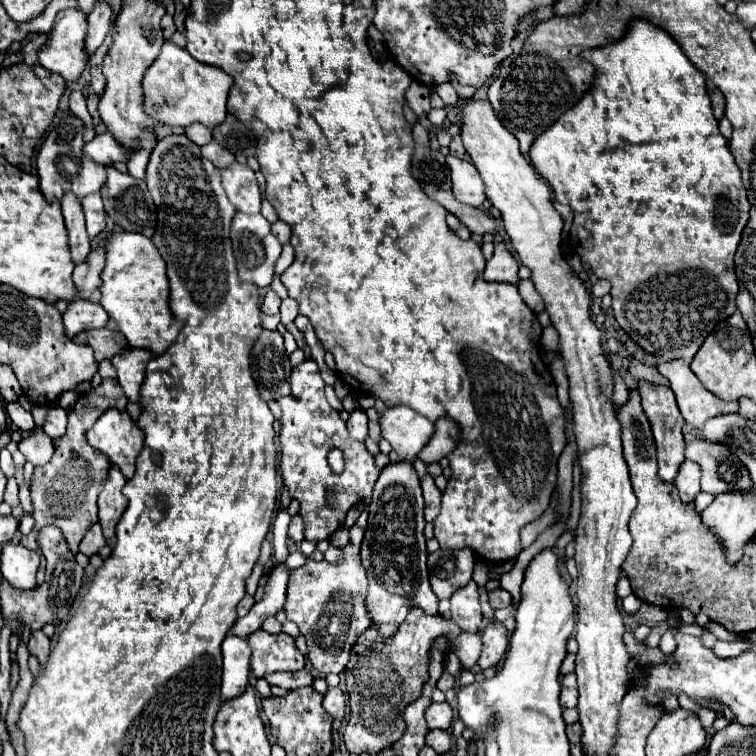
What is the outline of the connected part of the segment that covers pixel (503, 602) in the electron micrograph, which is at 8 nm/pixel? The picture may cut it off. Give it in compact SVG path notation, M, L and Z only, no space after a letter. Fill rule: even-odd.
M493 589L489 591L489 603L493 609L503 609L511 603L511 595L505 589Z

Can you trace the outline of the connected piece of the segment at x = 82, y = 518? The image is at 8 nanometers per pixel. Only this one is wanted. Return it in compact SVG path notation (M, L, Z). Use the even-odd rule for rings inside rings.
M103 379L97 389L91 389L89 393L81 395L75 407L69 411L69 425L67 433L59 439L55 439L55 455L47 465L35 467L33 479L31 479L31 501L33 501L33 517L35 527L29 535L21 537L21 543L33 551L39 553L37 547L37 535L41 527L55 525L63 531L67 545L73 553L77 553L79 541L83 539L85 531L93 523L97 523L97 495L107 479L109 473L109 459L101 453L89 447L85 433L95 425L95 421L107 411L107 409L119 409L125 411L127 397L123 395L119 383L115 379Z

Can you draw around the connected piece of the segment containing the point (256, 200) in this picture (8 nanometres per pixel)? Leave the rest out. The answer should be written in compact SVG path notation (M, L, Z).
M235 161L233 165L223 169L221 177L223 177L223 189L237 211L243 211L243 213L261 211L259 185L249 165L241 165Z

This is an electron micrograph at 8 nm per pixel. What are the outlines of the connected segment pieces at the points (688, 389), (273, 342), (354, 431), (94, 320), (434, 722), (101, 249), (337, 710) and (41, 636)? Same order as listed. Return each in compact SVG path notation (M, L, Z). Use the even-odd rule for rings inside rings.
M685 359L665 361L657 369L663 377L669 379L669 387L673 389L679 411L689 427L701 427L711 417L735 413L739 409L737 401L727 403L715 397L713 393L709 393L695 377L695 373L691 371Z
M263 331L251 351L251 373L265 401L289 395L291 363L285 353L283 337L277 331Z
M355 409L347 421L347 429L349 429L349 435L357 441L363 441L367 437L367 415L363 409Z
M75 299L69 303L67 311L63 313L65 335L73 339L77 333L85 329L101 329L107 327L109 315L99 303L91 303L87 299Z
M431 703L425 711L425 719L429 729L449 729L453 721L453 711L449 703Z
M101 235L97 249L91 251L85 263L79 263L73 271L73 283L79 293L93 293L101 287L101 271L105 265L105 235Z
M339 687L327 689L327 693L323 697L323 709L335 719L343 719L343 715L345 715L345 693Z
M39 629L39 631L33 631L33 633L31 633L27 647L29 647L29 653L39 659L39 663L45 663L47 657L49 657L49 651L51 651L51 641L49 641L49 637Z

